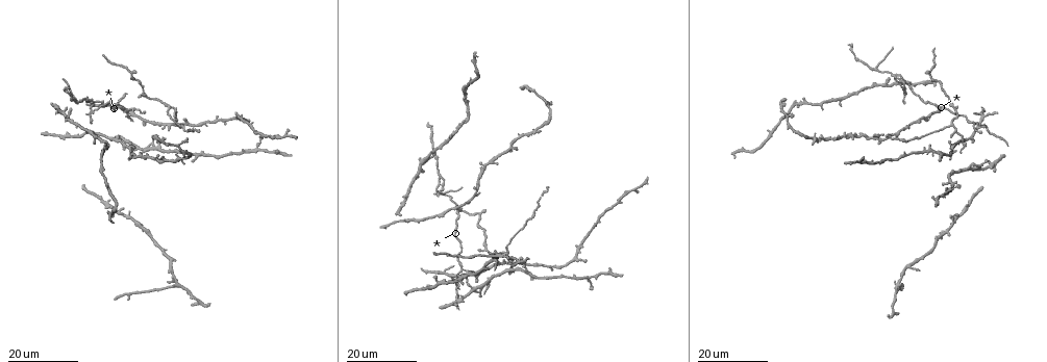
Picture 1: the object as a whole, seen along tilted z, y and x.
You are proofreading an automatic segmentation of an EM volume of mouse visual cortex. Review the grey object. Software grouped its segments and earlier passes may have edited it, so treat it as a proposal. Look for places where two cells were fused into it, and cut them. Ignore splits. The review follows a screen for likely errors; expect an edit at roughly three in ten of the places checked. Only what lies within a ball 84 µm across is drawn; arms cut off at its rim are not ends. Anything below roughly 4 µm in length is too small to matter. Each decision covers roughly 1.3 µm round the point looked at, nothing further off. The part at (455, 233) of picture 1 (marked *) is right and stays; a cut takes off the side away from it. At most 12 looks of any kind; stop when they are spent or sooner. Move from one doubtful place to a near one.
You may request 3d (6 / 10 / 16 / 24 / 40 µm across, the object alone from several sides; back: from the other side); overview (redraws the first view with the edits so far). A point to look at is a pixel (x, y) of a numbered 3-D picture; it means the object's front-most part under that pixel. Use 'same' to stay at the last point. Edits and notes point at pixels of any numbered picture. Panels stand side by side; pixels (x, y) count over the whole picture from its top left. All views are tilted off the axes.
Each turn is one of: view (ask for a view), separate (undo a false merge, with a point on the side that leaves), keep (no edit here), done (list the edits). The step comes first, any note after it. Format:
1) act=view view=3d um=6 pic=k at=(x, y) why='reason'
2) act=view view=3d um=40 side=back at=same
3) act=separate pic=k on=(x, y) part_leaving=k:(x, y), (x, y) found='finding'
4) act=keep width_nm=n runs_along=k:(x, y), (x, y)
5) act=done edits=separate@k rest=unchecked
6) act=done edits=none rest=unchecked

act=view view=3d um=24 pic=1 at=(931, 74) why='two arms in line, one across'

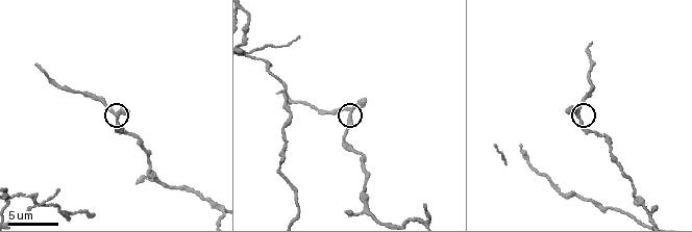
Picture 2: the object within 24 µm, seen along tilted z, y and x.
act=view view=3d um=10 pic=2 at=(351, 113) why='zoom in'

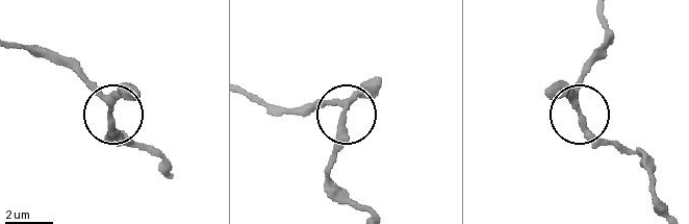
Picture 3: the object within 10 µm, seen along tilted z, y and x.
act=keep runs_along=3:(364, 213), (337, 192), (328, 171), (343, 112), (317, 102) found='all the same cell'

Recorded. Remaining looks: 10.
act=view view=3d um=16 pic=1 at=(947, 192) why='arms part here'

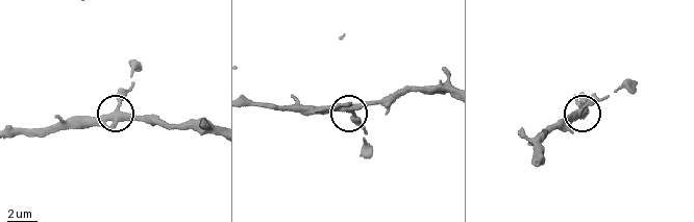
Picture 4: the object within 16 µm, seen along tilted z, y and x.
act=view view=3d um=10 pic=4 at=(575, 114)

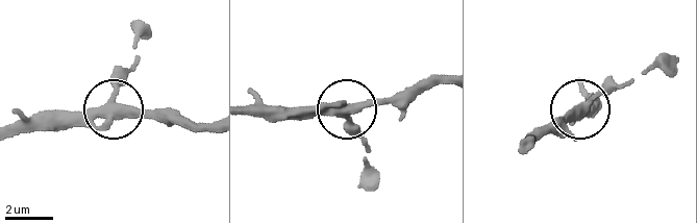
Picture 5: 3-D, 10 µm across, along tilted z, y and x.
act=keep width_nm=350 runs_along=5:(16, 133), (81, 126), (105, 114), (130, 65) found='all the same cell'

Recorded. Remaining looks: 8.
act=view view=3d um=24 pic=1 at=(91, 110) why='arms part here'

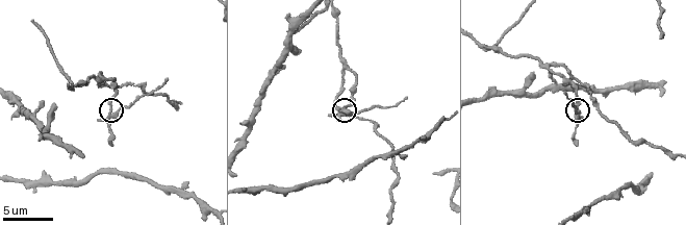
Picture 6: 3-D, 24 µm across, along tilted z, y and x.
act=view view=3d um=6 pic=6 at=(579, 116)

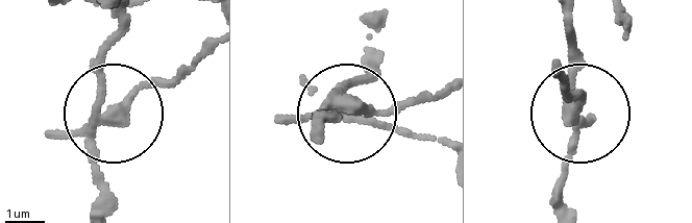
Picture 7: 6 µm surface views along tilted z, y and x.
act=separate pic=7 on=(141, 81) side_arm_um=8 arms=3 found='a second cell is stuck on'

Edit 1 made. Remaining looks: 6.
act=view view=overview why='see it whole again'

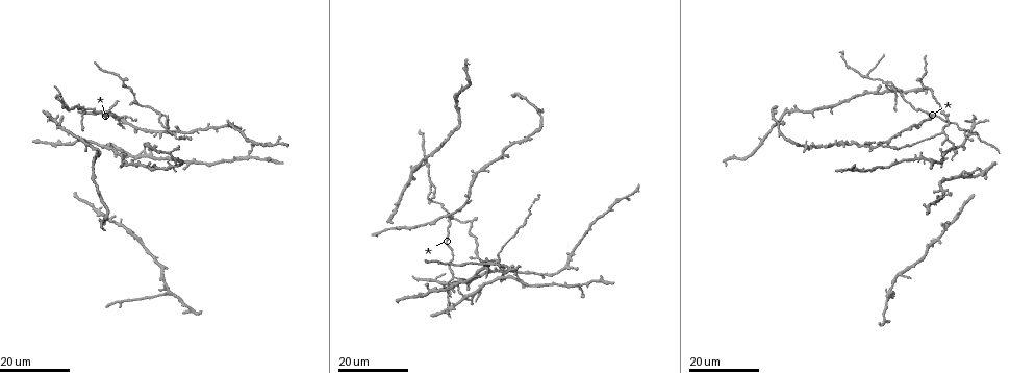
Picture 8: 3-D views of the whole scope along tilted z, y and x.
act=view view=3d um=16 pic=8 at=(427, 164) why='three arms meet'

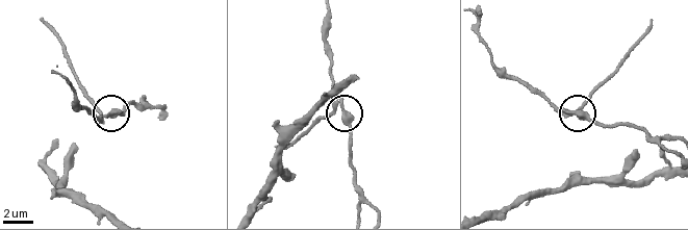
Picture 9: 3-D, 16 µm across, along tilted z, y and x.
act=view view=3d um=6 pic=9 at=(333, 108)

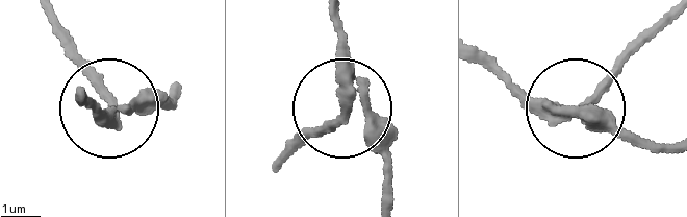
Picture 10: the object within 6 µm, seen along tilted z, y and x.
act=view view=3d um=6 side=back pic=10 at=(344, 112) why='from behind'

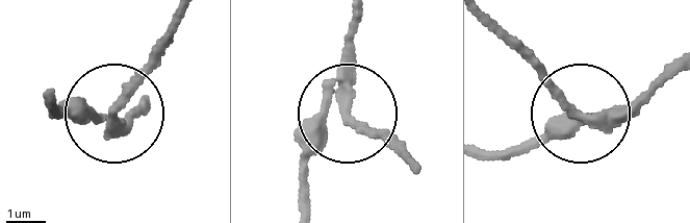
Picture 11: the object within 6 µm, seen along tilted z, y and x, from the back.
act=separate pic=11 on=(128, 90) arms=3 part_leaving=11:(106, 128), (172, 23) found='a second cell is stuck on'

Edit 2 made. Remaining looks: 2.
act=done edits=separate@7,separate@11 rest=unchecked

